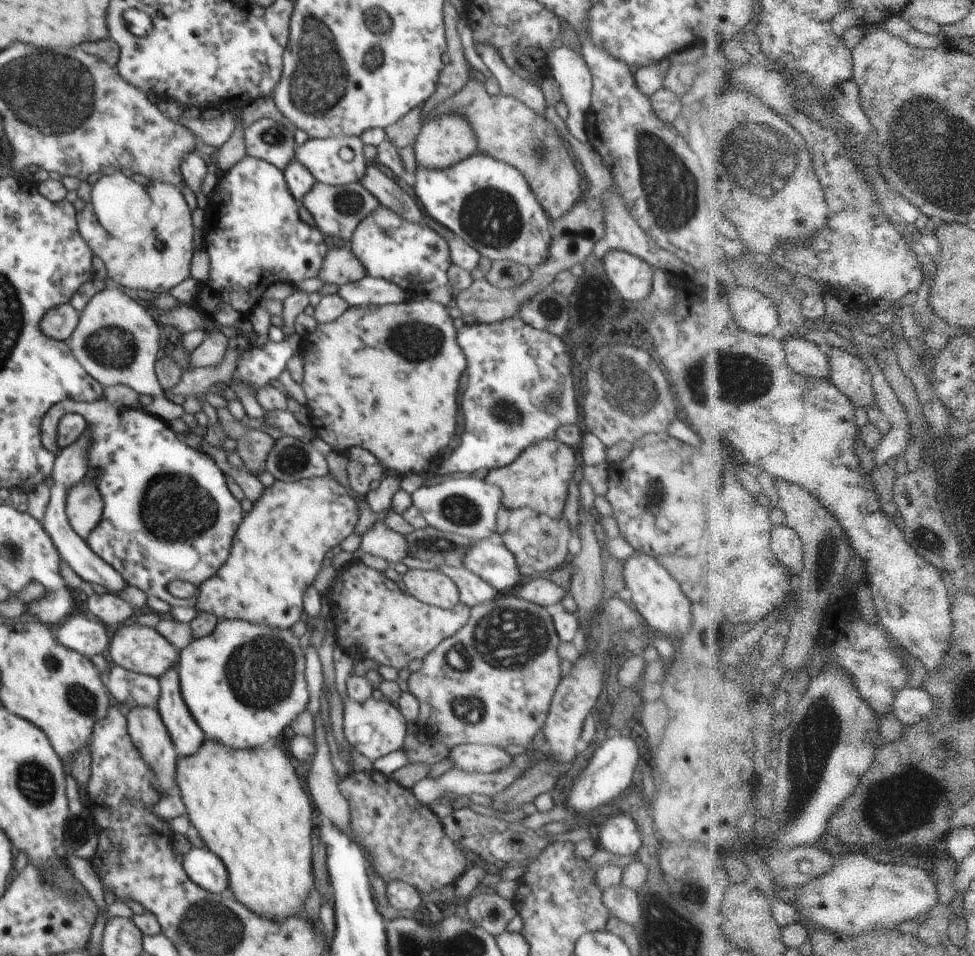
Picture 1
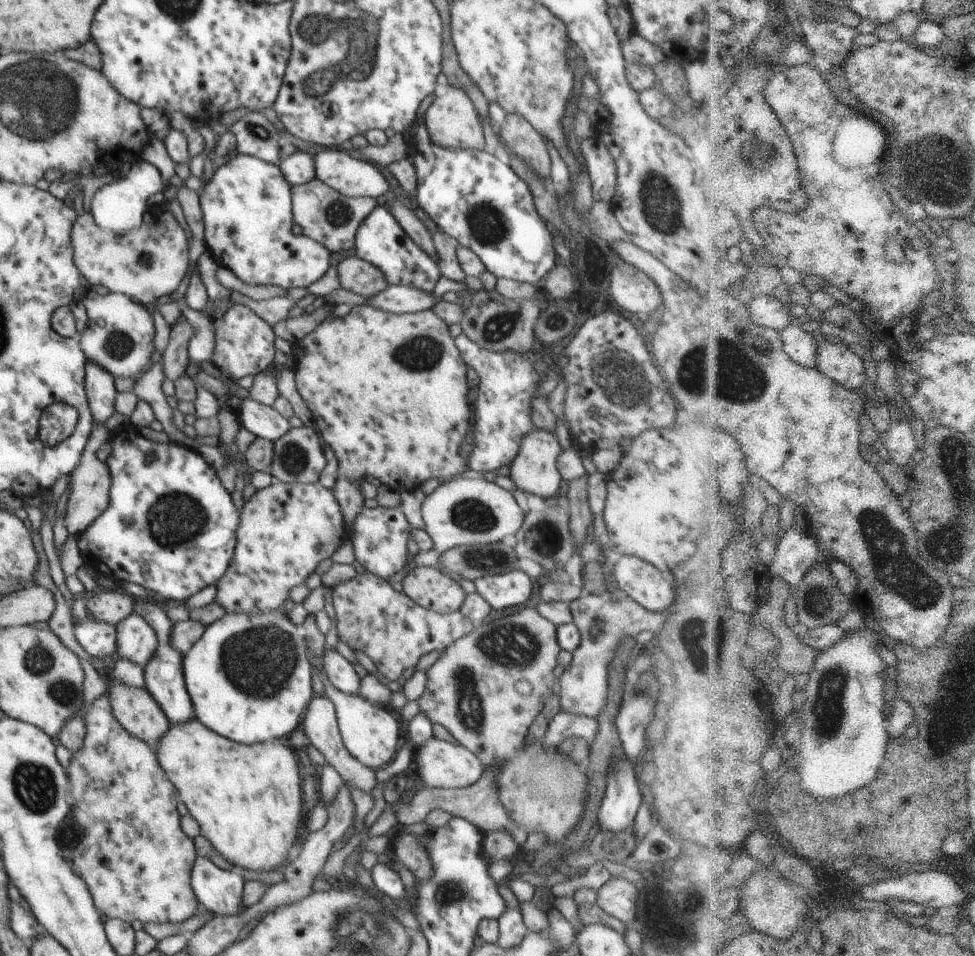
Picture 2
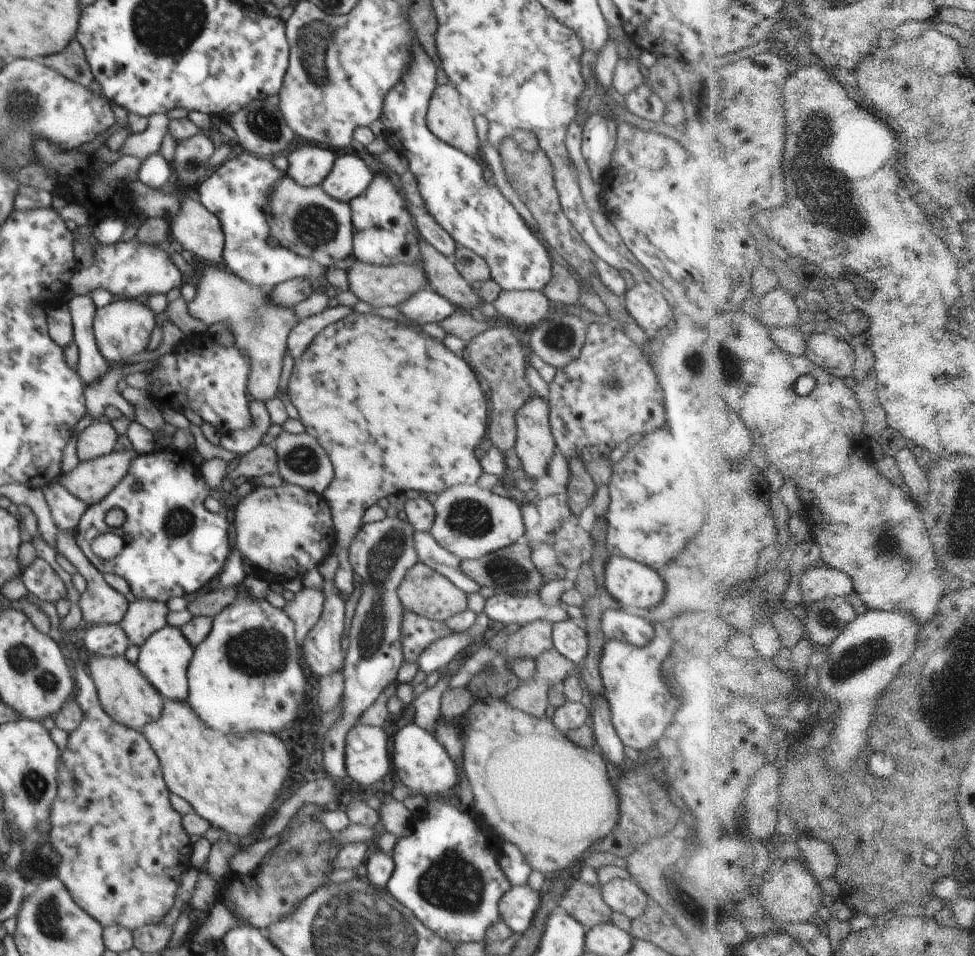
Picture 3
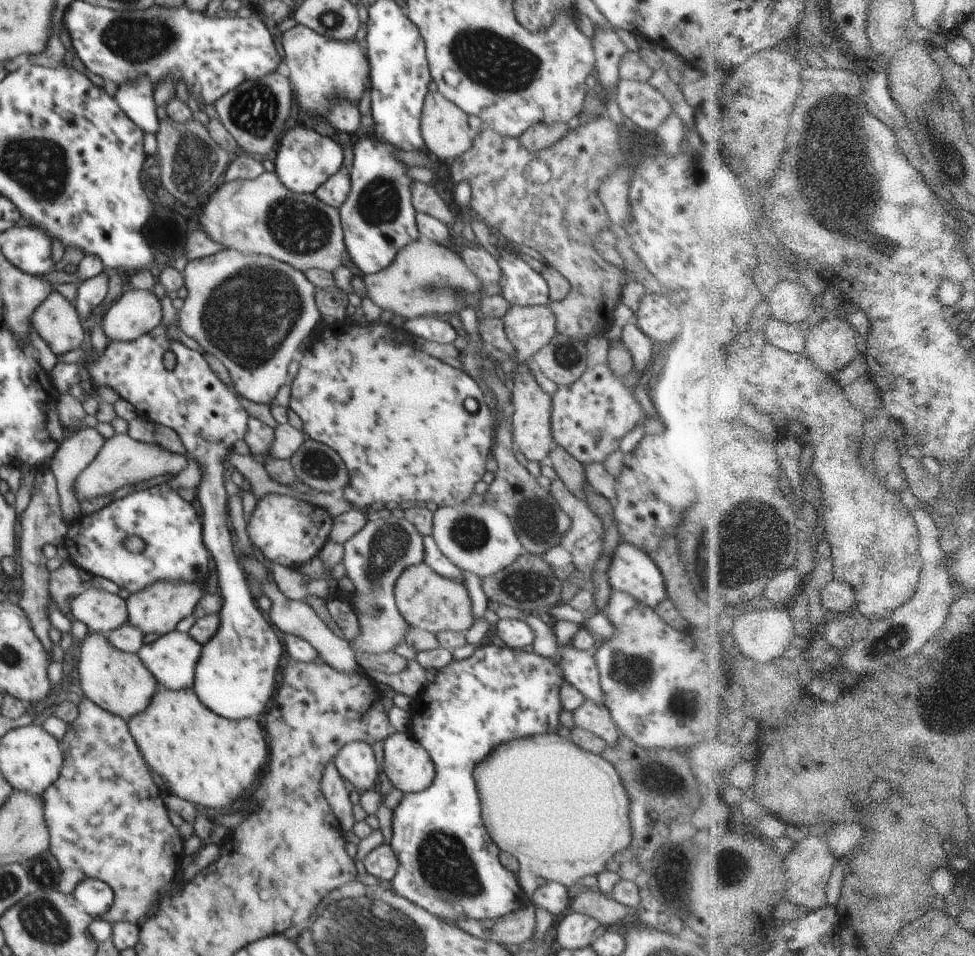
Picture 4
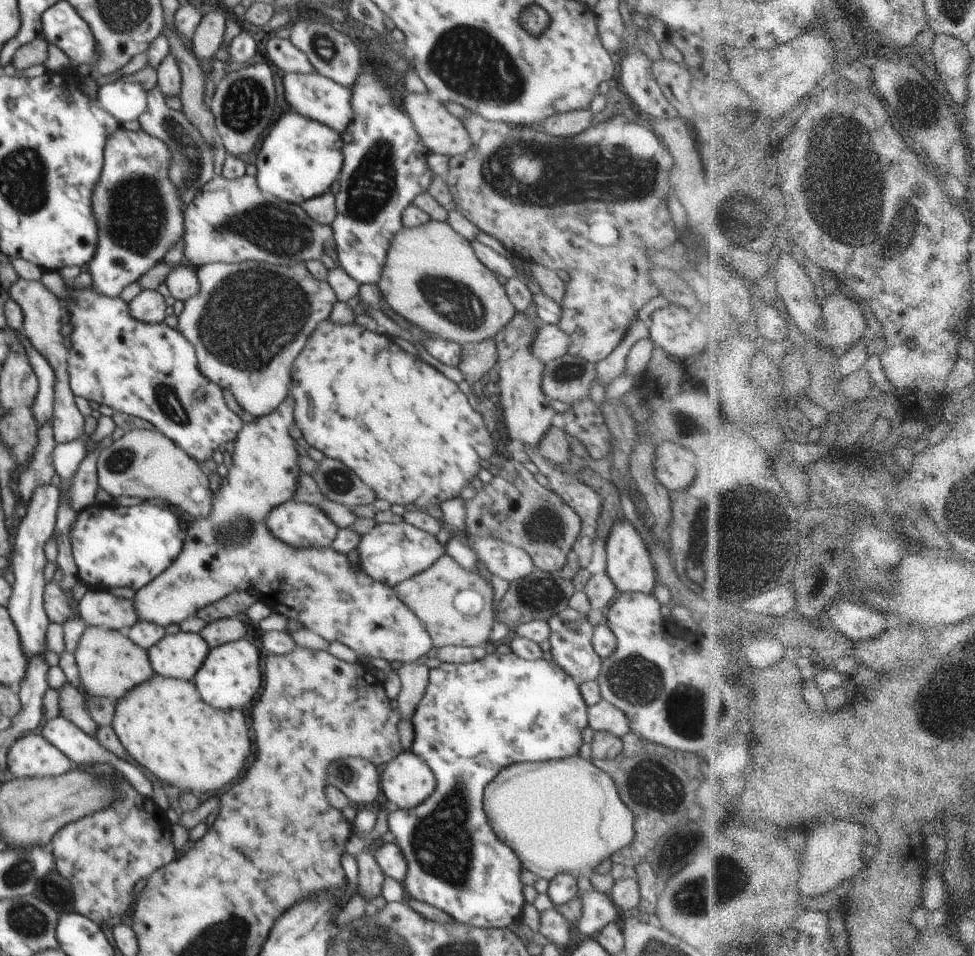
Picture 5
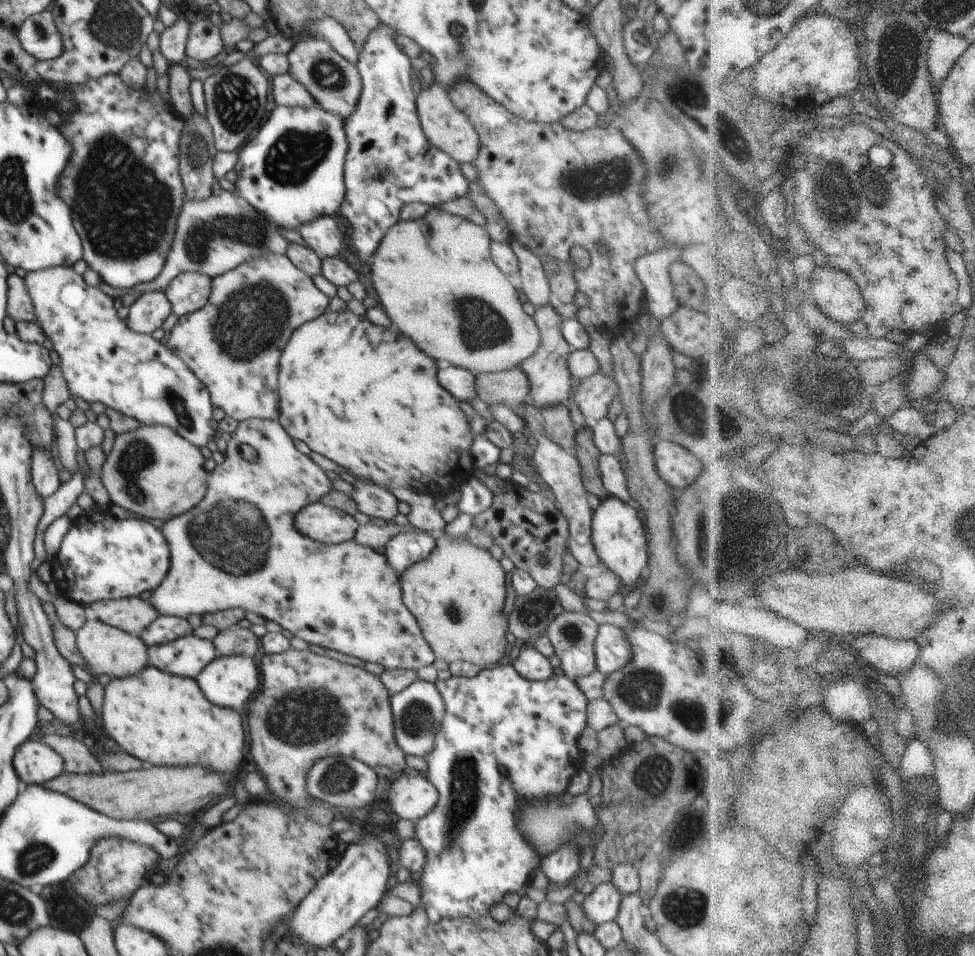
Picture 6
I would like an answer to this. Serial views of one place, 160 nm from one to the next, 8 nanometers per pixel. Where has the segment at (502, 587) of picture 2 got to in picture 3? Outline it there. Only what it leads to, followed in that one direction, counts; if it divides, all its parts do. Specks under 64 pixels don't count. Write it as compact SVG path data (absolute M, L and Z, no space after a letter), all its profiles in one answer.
M498 592L498 596L486 599L483 609L489 621L506 624L509 628L519 628L537 620L559 623L572 619L562 604L546 607L536 593L518 597L516 592Z

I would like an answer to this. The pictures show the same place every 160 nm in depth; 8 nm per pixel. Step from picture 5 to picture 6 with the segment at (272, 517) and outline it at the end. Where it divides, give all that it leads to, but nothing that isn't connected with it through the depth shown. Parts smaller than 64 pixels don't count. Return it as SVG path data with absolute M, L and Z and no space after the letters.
M330 502L309 504L301 511L298 511L295 518L295 527L302 534L334 548L340 543L352 541L359 526L360 524L352 515L338 510L336 507L332 506Z

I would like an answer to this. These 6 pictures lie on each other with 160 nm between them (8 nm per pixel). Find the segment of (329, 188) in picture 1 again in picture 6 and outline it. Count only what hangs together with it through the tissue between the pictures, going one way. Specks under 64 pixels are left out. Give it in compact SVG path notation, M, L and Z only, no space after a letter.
M237 189L232 190L232 192L222 191L218 196L207 197L206 200L190 201L186 200L181 208L180 214L177 218L177 227L175 230L175 237L173 243L171 244L164 268L162 272L149 283L132 286L132 288L112 288L108 286L105 282L102 282L99 286L106 295L112 298L122 298L127 294L139 294L147 293L148 291L164 291L165 288L174 280L176 276L187 272L199 272L207 274L212 277L213 292L207 303L195 313L186 315L185 317L180 317L177 324L170 332L170 337L168 341L168 347L170 347L186 364L188 368L195 373L200 384L209 392L212 404L220 410L224 410L226 416L234 418L238 422L242 422L248 419L264 419L269 421L278 421L280 416L279 408L279 392L277 389L278 384L278 360L281 350L286 346L290 335L292 332L296 331L298 327L301 327L304 323L314 320L317 316L322 313L327 312L329 308L330 298L326 296L323 292L318 290L315 282L308 276L305 272L302 272L299 268L296 268L292 264L292 261L285 255L286 247L291 243L282 236L280 236L281 227L271 226L266 220L266 213L261 213L252 209L247 205L246 216L242 214L240 206L238 206Z

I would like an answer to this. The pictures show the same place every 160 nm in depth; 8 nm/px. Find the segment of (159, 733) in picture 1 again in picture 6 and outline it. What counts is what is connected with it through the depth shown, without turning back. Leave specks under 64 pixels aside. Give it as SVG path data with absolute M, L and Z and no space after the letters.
M89 617L75 632L75 643L83 663L87 664L96 677L106 674L112 679L121 679L135 675L149 664L147 644L138 635L131 635L93 617Z

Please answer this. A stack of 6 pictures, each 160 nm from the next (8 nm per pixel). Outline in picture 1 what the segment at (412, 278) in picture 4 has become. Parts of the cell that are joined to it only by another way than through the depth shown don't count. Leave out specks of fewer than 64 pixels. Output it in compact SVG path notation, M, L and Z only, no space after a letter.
M348 246L329 249L319 276L325 283L345 285L369 276Z

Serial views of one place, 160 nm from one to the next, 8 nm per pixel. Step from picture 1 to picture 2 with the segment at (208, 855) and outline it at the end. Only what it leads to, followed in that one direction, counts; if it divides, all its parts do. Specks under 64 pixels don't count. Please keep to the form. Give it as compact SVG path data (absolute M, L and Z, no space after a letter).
M197 857L191 872L191 885L201 905L215 917L233 917L246 910L242 904L242 876L220 870L209 857Z

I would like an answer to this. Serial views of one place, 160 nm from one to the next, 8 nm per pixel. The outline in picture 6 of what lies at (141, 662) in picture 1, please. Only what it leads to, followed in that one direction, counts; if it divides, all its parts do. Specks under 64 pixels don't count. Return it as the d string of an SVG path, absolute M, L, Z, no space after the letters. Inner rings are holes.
M248 419L239 422L227 442L224 461L216 465L208 479L204 498L190 512L162 526L171 553L168 572L152 592L150 602L156 611L164 616L188 618L190 614L244 609L276 622L308 644L356 656L364 662L377 662L385 670L417 671L432 665L435 654L416 618L403 603L400 576L383 552L380 554L379 550L354 540L334 548L311 539L295 527L298 511L320 502L323 497L333 497L336 491L331 475L295 447L294 439L278 421ZM242 444L250 444L256 450L257 460L253 463L240 455Z

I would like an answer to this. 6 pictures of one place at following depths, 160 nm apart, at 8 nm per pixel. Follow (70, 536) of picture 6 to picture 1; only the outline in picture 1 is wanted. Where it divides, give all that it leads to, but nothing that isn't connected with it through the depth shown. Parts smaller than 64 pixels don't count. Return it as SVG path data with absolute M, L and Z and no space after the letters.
M66 399L50 407L42 420L42 445L49 451L56 451L57 432L60 419L65 414L81 414L91 432L91 457L87 466L98 468L94 484L103 498L103 515L100 522L85 540L90 550L100 556L126 581L128 586L143 590L167 602L171 607L192 607L196 598L181 599L168 591L173 580L184 580L199 587L228 560L232 538L243 519L240 502L230 493L225 474L216 461L206 453L186 445L164 420L145 414L136 408L121 408L107 399L81 403Z

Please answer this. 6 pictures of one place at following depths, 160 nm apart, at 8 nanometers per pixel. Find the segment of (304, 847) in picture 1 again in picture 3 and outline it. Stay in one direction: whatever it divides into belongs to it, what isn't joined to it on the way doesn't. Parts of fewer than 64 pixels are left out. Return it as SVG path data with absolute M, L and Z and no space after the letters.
M166 700L162 714L158 720L146 723L140 733L152 747L159 758L163 777L169 792L184 798L192 805L193 812L198 813L216 828L232 832L236 836L250 836L256 826L264 820L264 816L274 808L280 790L290 774L290 756L286 754L286 746L278 736L266 732L250 732L250 736L228 736L207 727L198 718L195 710L186 700Z

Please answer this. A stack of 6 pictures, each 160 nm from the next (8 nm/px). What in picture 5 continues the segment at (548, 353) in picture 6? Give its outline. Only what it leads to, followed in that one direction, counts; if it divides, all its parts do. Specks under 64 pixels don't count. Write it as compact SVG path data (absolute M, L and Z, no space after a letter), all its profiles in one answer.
M518 312L510 324L496 336L498 351L497 372L501 388L501 409L504 422L511 440L520 442L526 449L537 446L545 432L558 420L559 412L548 403L543 391L543 372L545 364L532 354L532 343L536 338L536 322L524 313Z

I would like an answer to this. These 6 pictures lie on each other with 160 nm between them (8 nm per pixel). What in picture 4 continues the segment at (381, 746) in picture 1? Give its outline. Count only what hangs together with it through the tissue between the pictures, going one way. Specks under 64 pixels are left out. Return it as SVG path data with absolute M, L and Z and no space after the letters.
M364 741L345 744L333 763L348 786L360 794L377 788L379 777L376 756L372 747Z

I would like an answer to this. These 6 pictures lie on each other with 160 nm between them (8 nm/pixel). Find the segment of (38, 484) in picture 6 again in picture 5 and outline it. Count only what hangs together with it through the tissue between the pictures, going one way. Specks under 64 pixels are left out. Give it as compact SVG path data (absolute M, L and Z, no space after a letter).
M40 485L34 489L26 515L22 518L18 527L12 555L10 556L10 567L14 572L15 582L11 599L7 609L10 618L14 621L19 635L26 660L30 662L32 657L44 655L45 634L50 623L43 607L43 594L46 584L43 578L43 568L47 560L44 556L44 546L53 536L57 521L57 508L59 505L60 492L56 485Z

